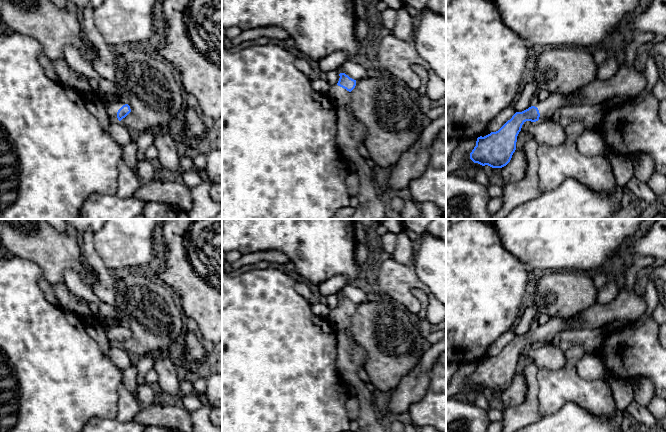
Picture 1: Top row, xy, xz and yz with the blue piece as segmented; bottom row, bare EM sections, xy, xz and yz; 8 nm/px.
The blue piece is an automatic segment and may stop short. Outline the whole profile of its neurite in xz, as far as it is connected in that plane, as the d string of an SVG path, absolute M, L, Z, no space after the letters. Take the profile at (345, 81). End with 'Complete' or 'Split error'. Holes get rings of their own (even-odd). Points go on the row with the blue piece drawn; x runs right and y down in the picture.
M340 73L339 76L338 83L330 87L326 96L332 101L336 108L345 107L351 114L353 114L351 91L356 86L356 80L350 78L345 73Z. Split error

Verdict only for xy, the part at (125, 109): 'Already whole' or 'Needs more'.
Needs more

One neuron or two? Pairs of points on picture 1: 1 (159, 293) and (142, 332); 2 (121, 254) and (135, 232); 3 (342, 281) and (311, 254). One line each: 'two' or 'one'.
1: one
2: one
3: two

